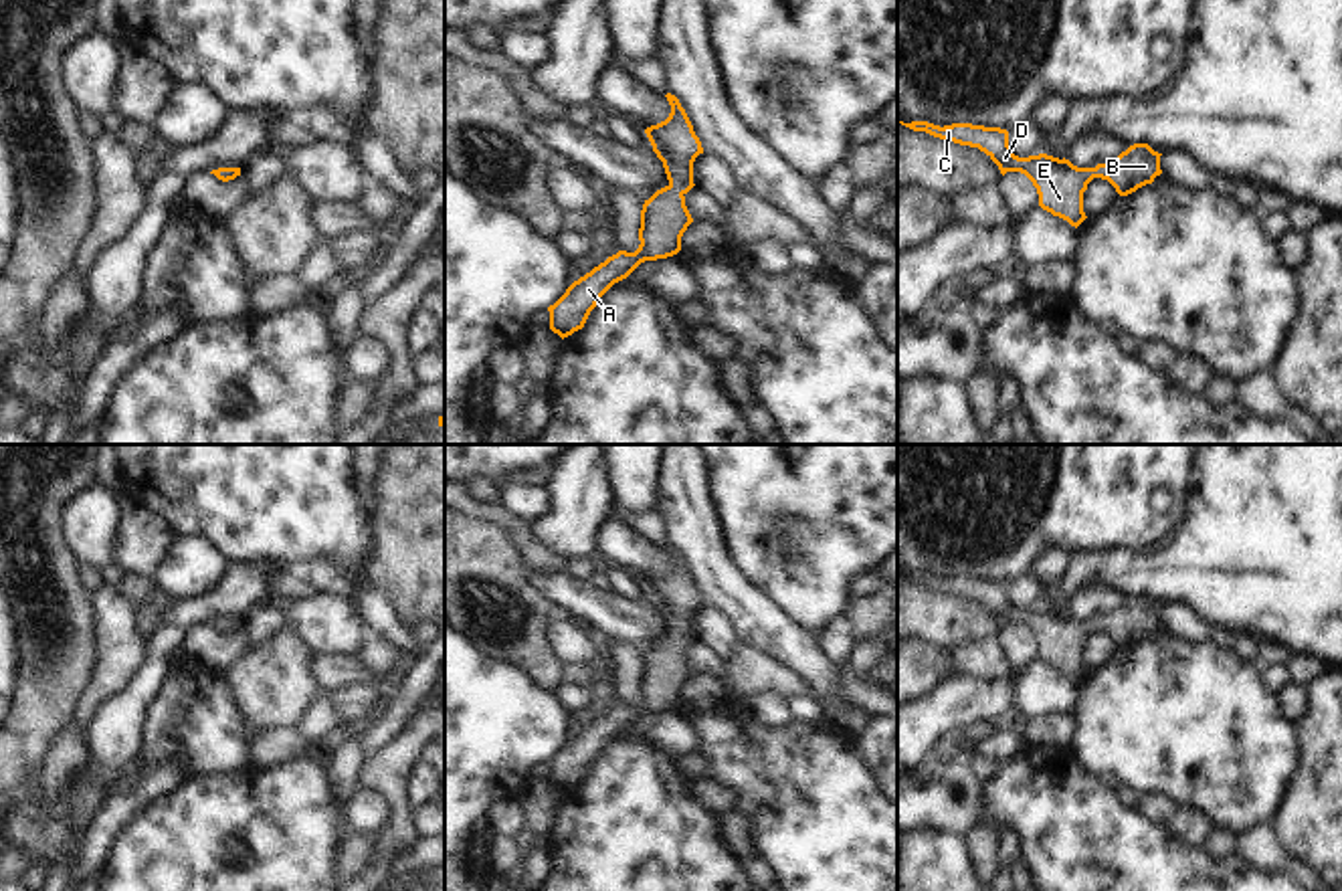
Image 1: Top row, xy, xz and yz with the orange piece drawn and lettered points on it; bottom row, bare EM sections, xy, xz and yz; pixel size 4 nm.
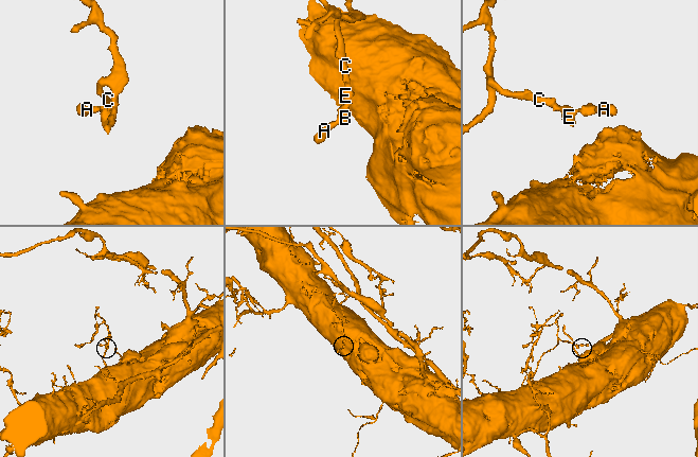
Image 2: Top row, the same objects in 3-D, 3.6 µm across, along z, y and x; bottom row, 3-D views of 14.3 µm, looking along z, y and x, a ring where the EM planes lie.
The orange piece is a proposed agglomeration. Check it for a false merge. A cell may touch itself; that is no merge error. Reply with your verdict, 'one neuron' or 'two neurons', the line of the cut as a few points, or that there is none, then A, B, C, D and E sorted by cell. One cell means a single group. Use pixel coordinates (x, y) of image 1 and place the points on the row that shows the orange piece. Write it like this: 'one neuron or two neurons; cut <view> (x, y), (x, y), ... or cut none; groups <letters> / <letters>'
one neuron; cut none; groups A B C D E

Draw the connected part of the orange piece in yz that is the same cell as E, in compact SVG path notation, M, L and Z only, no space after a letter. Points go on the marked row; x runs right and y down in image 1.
M928 121L899 123L914 131L926 131L940 139L978 147L998 166L1002 176L1006 172L1025 174L1037 188L1039 206L1075 228L1087 218L1083 212L1083 192L1093 178L1108 180L1120 196L1128 196L1152 184L1162 174L1162 154L1154 152L1148 143L1134 143L1108 164L1077 168L1065 158L1059 160L1047 154L1015 156L1009 145L1009 131L1000 127L972 123L940 127Z

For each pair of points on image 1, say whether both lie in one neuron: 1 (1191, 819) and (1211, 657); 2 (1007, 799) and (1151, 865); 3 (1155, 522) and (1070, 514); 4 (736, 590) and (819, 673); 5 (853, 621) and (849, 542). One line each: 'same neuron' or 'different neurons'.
1: different neurons
2: same neuron
3: same neuron
4: same neuron
5: different neurons

